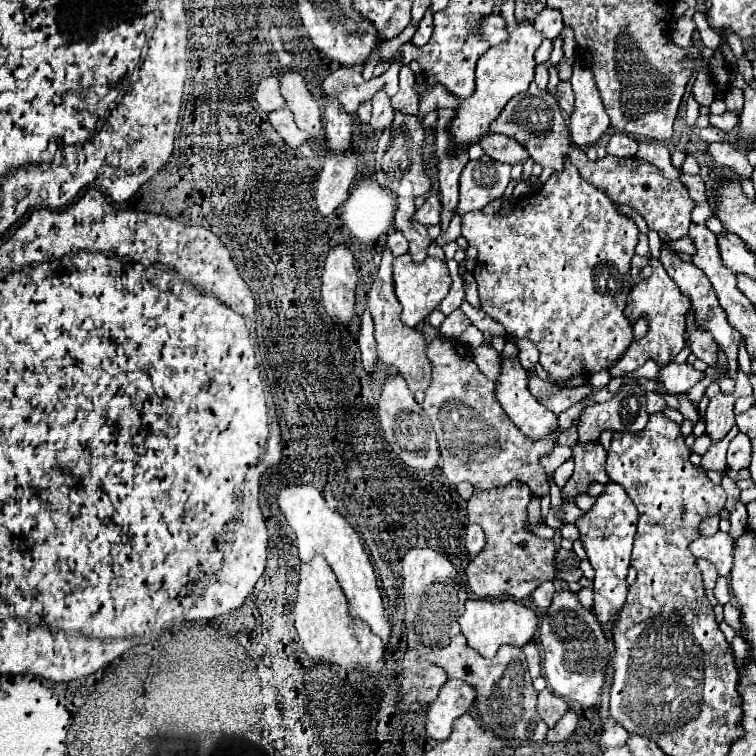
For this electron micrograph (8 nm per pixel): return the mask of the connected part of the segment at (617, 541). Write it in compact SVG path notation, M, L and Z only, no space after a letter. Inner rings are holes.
M608 483L604 489L606 489L604 495L596 499L596 507L592 511L588 511L578 521L576 527L580 529L580 535L582 535L580 539L582 539L584 549L588 553L588 561L592 563L592 567L596 571L596 577L594 577L594 615L600 621L604 635L610 639L612 629L618 621L618 613L626 601L626 591L628 591L626 575L628 575L628 567L630 567L630 553L632 553L632 541L636 535L638 511L620 485Z

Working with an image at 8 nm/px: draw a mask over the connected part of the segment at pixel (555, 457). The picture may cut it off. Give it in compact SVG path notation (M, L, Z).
M556 445L554 447L554 451L548 455L548 457L542 457L542 465L544 465L544 469L548 471L548 473L554 473L564 461L568 461L568 459L572 459L572 449L570 447L560 447L560 445Z

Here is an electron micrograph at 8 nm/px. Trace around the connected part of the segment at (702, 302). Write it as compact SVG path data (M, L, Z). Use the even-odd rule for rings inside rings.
M662 245L662 251L660 251L660 261L662 261L666 273L676 281L678 289L692 301L692 307L694 307L694 311L696 311L696 325L702 327L702 329L706 329L706 331L710 331L710 333L714 335L714 339L718 341L718 345L724 349L726 359L728 359L728 373L730 373L732 377L736 377L736 373L738 373L740 335L738 335L736 329L732 329L732 325L728 323L724 309L720 309L718 297L716 297L716 293L714 293L714 289L712 289L708 277L704 277L704 273L700 273L700 269L696 269L696 265L682 261L676 253L668 251L664 245Z

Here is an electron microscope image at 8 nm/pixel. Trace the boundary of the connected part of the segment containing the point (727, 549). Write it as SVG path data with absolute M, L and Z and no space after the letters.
M716 533L712 537L698 537L692 541L690 551L696 559L706 559L716 565L720 577L728 577L734 561L734 541L728 533Z

